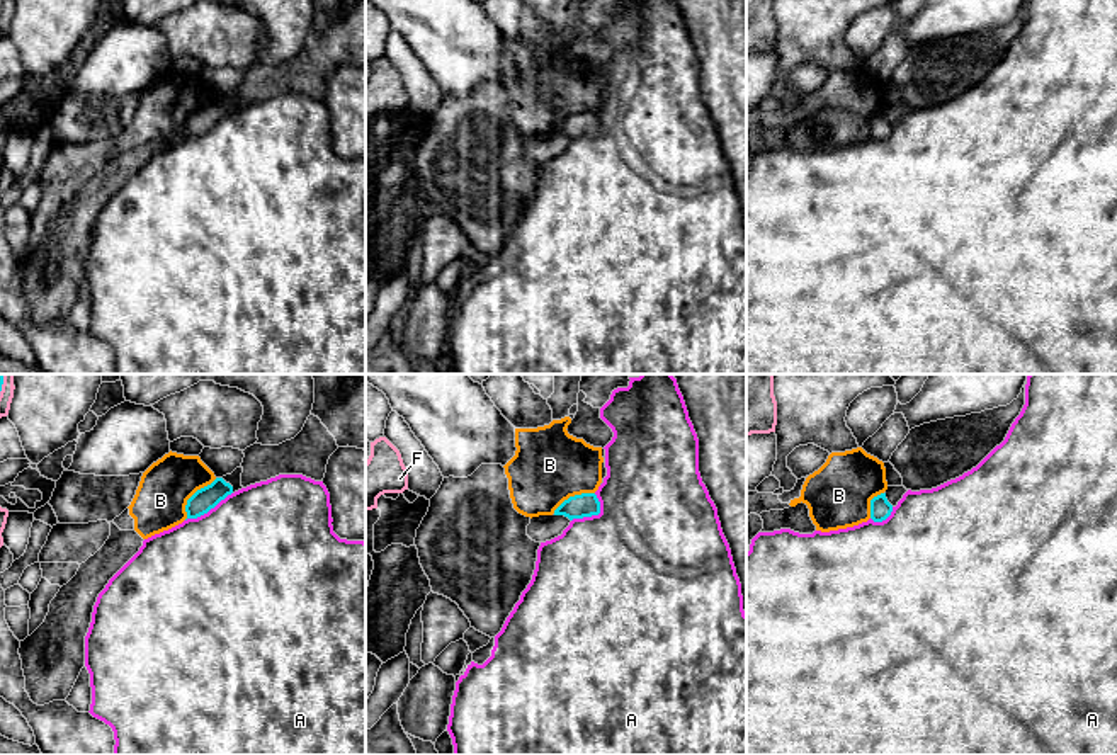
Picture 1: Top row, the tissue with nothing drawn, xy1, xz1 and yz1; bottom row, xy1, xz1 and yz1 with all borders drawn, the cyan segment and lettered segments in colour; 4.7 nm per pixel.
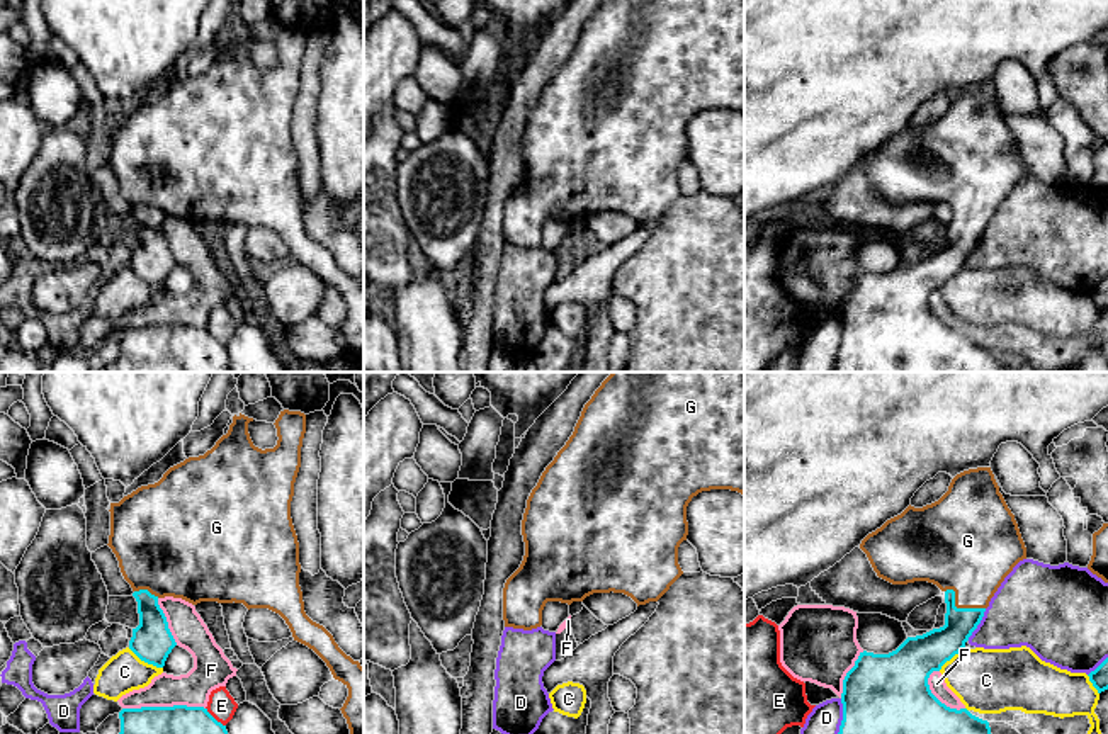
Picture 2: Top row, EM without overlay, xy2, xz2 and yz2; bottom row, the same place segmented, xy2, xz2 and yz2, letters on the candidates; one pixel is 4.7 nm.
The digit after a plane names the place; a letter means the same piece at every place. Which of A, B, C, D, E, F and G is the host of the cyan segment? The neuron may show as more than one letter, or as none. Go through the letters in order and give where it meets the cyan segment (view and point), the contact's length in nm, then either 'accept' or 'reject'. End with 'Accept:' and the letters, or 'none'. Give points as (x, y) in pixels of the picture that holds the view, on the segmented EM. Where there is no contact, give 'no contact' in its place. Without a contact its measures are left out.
A: xz1 (594, 514) | 180 nm | reject
B: xy1 (192, 495) | 260 nm | reject
C: xy2 (145, 661) | 190 nm | reject
D: yz2 (843, 716) | 170 nm | reject
E: xy2 (213, 717) | 130 nm | reject
F: xy2 (163, 707) | 400 nm | reject
G: yz2 (959, 609) | 220 nm | accept
Accept: G

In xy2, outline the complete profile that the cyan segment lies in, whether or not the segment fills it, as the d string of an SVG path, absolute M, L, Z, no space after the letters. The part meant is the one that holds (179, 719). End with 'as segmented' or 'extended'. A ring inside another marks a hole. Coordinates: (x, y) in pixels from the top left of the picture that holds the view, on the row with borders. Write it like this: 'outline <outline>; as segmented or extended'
outline M204 707L122 709L119 719L119 734L228 734Z; as segmented

